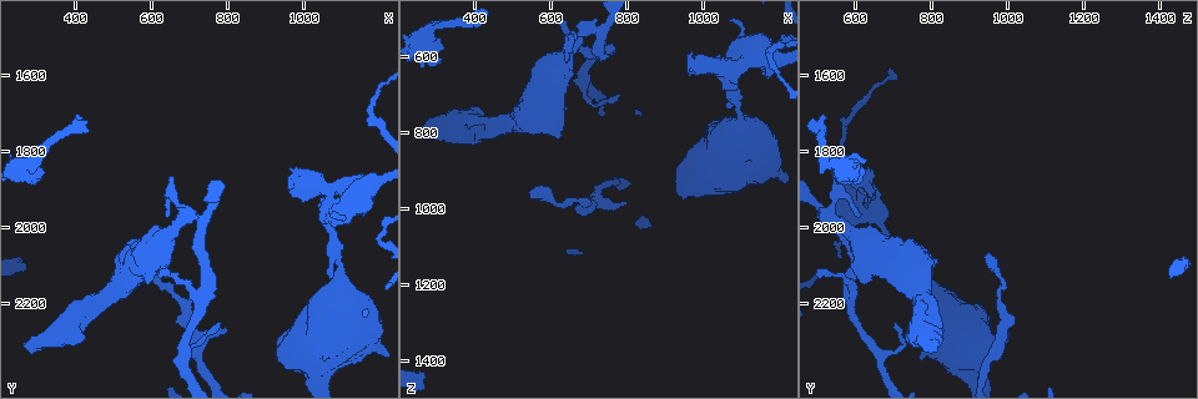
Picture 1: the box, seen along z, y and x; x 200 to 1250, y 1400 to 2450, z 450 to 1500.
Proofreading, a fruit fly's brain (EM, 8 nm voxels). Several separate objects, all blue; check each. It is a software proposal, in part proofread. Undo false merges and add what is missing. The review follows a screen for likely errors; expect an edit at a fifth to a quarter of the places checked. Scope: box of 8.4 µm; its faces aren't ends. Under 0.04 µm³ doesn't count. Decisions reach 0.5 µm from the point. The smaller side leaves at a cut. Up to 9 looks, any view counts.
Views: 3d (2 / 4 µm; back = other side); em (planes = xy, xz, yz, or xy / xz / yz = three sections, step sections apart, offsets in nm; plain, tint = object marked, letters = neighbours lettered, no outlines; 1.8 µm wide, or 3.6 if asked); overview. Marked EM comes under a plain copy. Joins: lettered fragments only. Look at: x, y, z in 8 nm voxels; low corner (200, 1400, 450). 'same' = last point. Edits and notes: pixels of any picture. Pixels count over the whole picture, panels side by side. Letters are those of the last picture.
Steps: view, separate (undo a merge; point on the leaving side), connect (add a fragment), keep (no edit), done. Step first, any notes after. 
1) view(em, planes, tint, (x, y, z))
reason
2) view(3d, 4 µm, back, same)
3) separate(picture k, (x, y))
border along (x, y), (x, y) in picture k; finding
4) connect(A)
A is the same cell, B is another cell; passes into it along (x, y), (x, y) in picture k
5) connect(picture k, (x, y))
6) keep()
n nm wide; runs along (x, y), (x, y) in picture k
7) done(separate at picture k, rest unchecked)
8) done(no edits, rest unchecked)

view(3d, 2 µm, (265, 2315, 820))
branch stops here

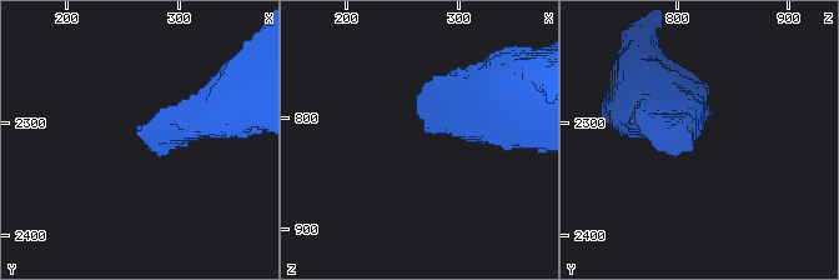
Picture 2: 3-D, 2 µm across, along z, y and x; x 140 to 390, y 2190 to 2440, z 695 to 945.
view(em, planes, letters, (272, 2316, 810))
shape alone is not enough

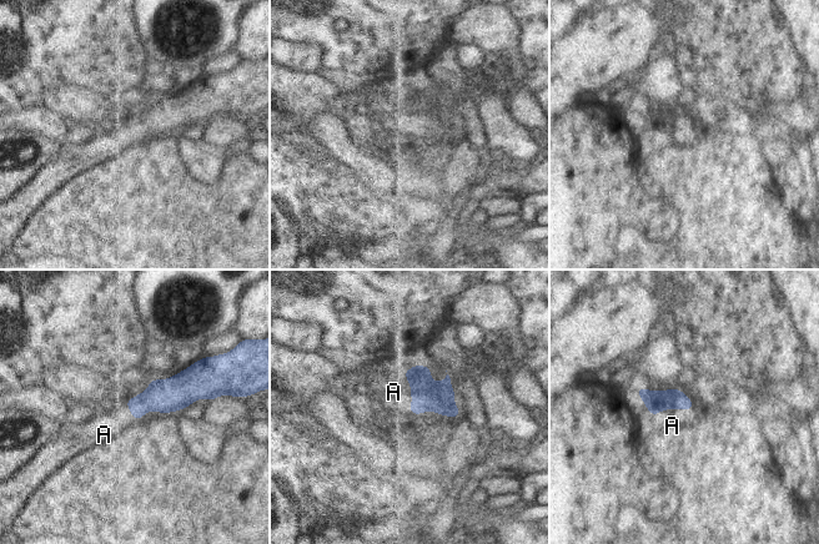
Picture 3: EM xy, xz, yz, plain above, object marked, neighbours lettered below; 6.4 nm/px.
connect(A)
A is the same cell; passes into it along (438, 397), (411, 393), (393, 392) in picture 3; it goes on there

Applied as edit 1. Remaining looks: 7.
view(overview)

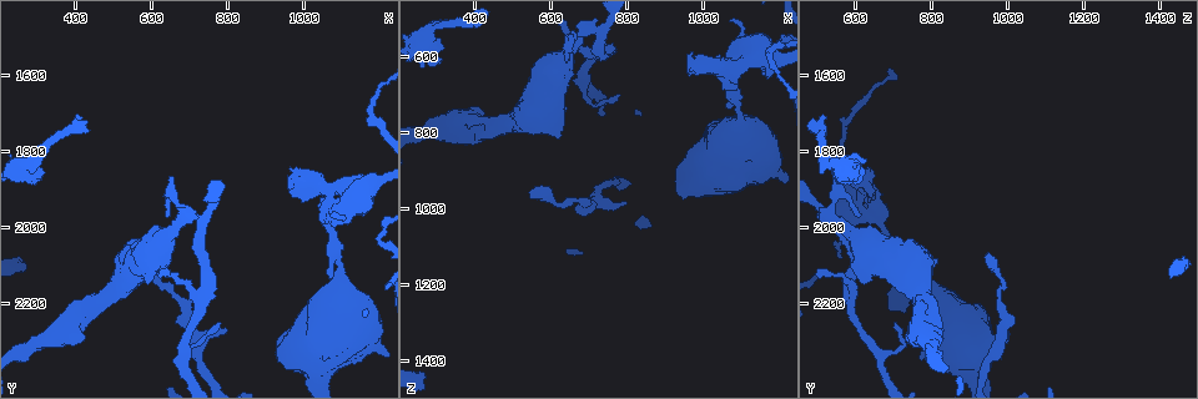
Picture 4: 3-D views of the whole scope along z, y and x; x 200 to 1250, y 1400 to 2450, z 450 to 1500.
view(em, 3.6 µm, planes, letters, (800, 2270, 980))
branch stops here

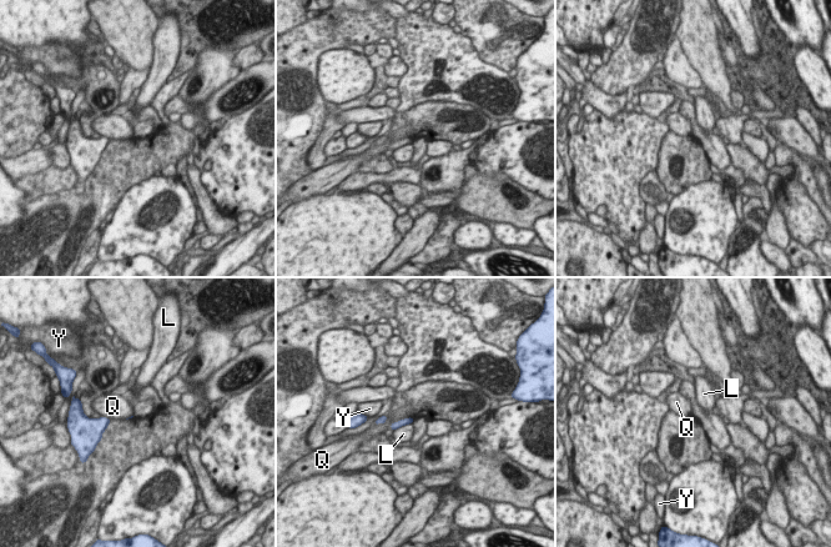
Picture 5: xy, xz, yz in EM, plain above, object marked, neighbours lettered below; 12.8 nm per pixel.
keep()
L, Q and Y are other cells; border along (408, 416), (394, 421), (389, 427) in picture 5; none of them fits

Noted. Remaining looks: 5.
view(em, planes, letters, (540, 2075, 955))
free end

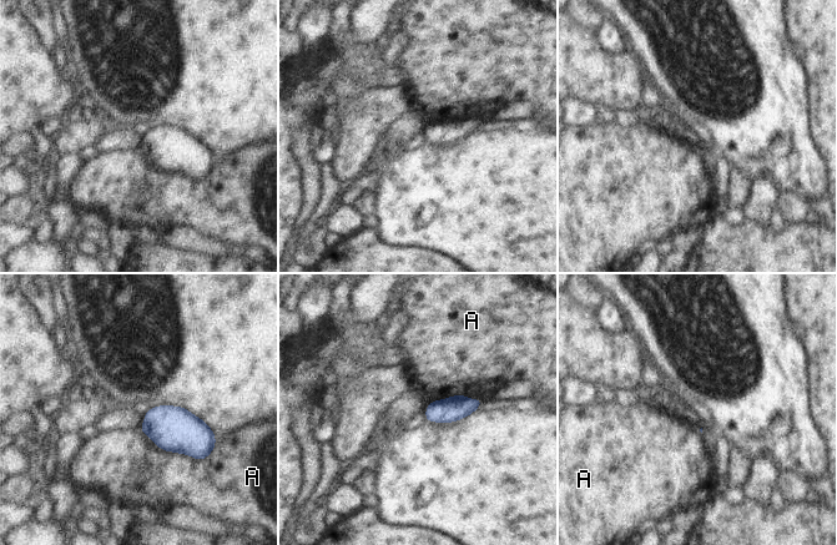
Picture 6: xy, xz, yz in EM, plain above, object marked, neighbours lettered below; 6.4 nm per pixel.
keep()
A is another cell; border along (140, 430), (160, 448), (193, 459) in picture 6; none of them fits

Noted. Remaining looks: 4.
view(3d, 4 µm, (730, 1975, 530))
two arms in line, one across

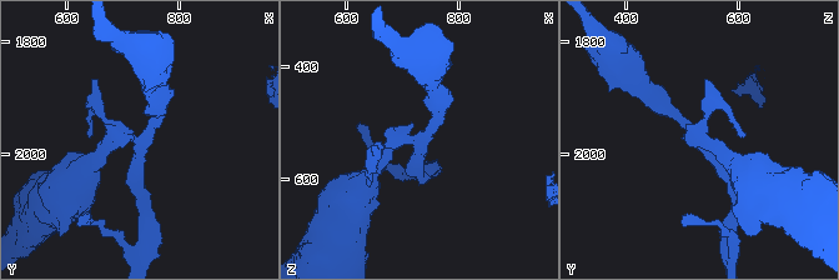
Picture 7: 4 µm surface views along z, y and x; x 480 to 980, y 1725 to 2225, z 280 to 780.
view(em, planes, letters, (725, 1980, 530))

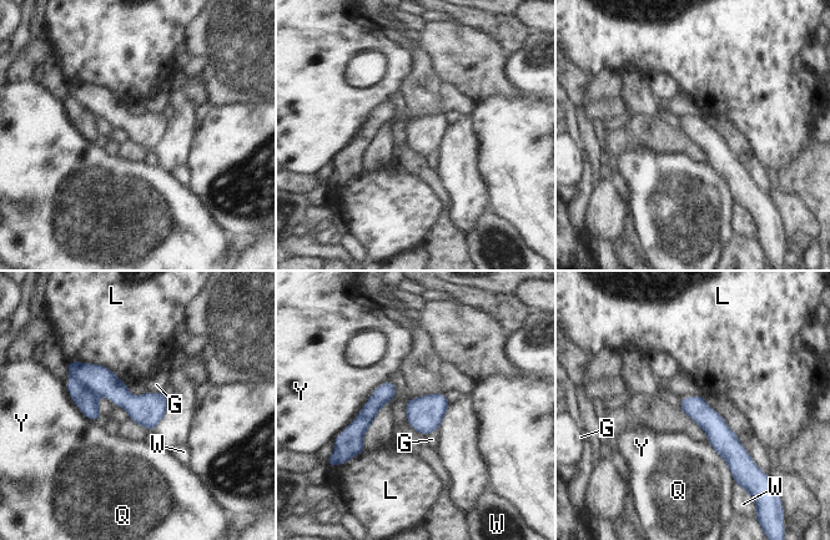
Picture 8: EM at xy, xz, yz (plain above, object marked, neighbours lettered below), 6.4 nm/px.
separate(picture 8, (100, 379))
150 nm wide; Y touches over 500 nm; G, L, Q, W and Y are other cells; a second neuron is stuck on

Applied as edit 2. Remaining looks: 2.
done(connect at picture 3, separate at picture 8, rest unchecked)

